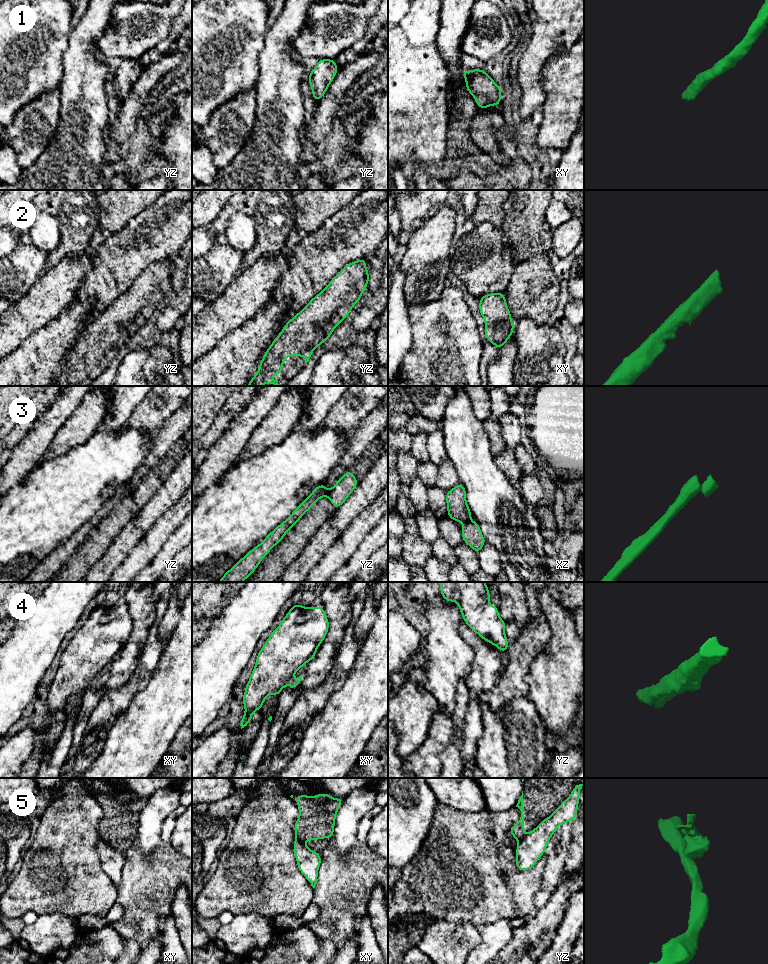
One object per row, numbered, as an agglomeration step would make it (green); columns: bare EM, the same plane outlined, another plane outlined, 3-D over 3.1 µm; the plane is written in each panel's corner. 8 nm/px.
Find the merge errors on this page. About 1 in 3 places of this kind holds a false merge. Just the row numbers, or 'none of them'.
3, 5

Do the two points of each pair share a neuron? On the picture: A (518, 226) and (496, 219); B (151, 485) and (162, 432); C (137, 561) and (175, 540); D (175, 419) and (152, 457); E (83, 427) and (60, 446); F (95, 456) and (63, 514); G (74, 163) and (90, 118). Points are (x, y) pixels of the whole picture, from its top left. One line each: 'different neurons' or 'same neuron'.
A: different neurons
B: different neurons
C: different neurons
D: same neuron
E: same neuron
F: same neuron
G: same neuron

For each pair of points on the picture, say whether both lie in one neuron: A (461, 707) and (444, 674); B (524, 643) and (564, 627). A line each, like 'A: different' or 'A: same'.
A: different
B: different

